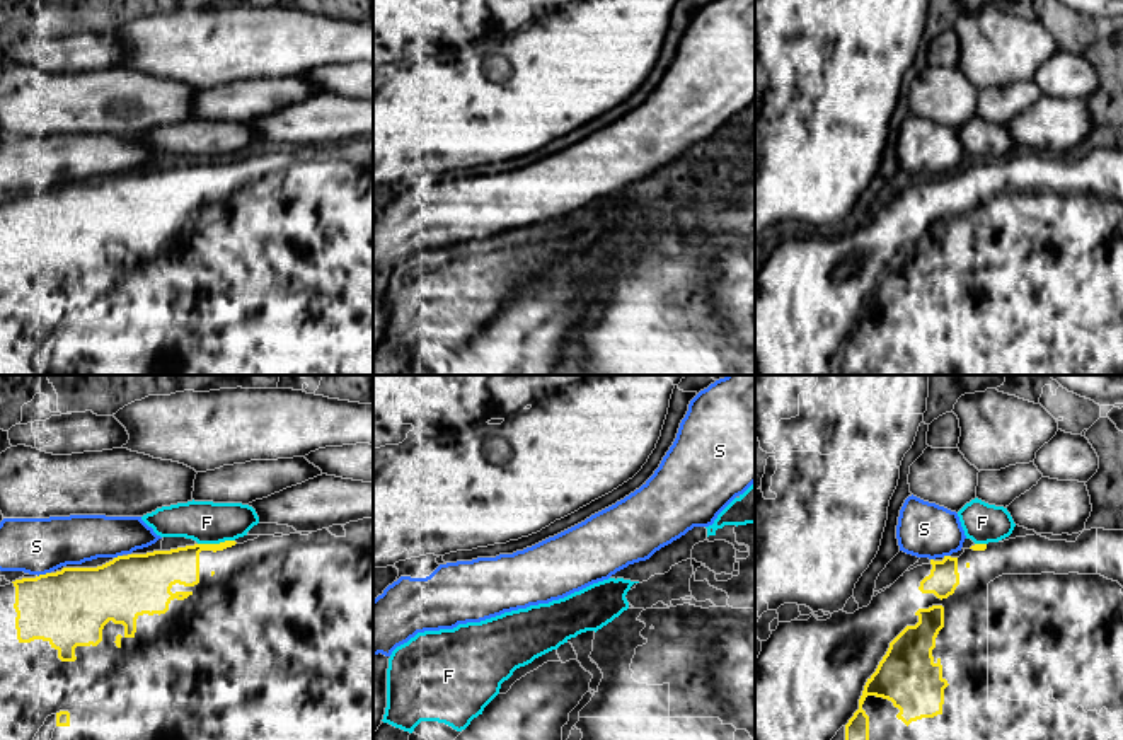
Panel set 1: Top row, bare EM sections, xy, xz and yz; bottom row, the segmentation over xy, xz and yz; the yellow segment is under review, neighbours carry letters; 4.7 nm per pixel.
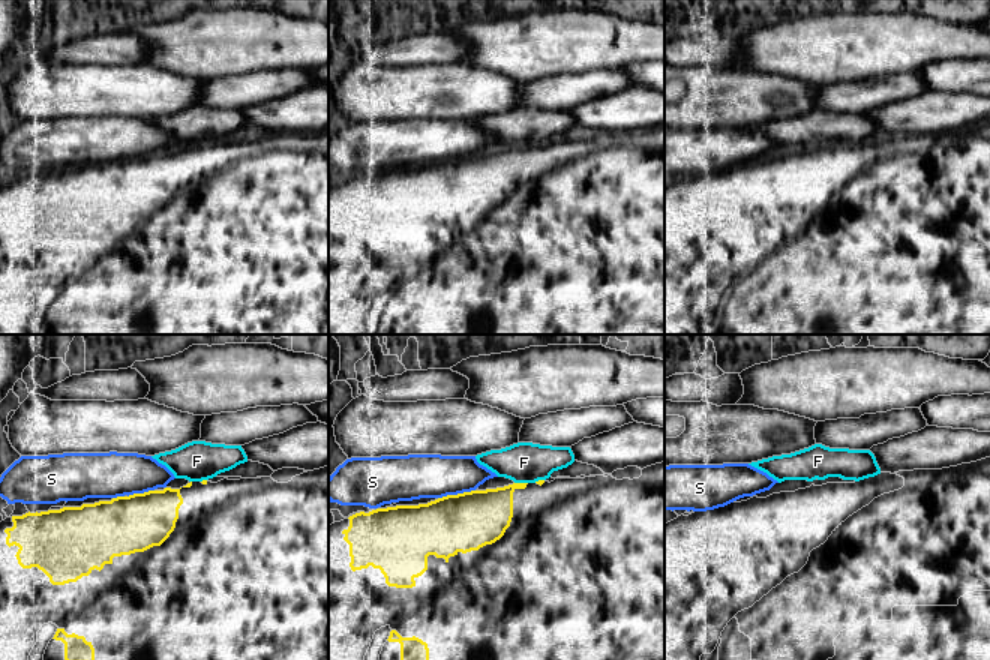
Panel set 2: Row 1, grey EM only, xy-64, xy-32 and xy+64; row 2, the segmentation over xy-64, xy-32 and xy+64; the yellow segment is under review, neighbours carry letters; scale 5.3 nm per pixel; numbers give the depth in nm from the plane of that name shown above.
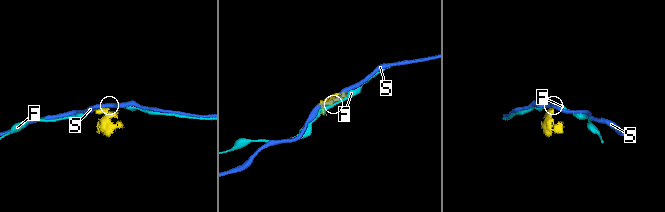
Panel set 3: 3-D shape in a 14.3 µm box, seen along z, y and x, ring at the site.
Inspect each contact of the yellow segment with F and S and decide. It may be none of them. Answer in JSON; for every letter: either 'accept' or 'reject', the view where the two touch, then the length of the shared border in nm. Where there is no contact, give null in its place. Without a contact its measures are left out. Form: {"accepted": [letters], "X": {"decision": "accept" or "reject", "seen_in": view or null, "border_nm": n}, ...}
{"accepted": [], "F": {"decision": "reject", "seen_in": "xy", "border_nm": 180}, "S": {"decision": "reject", "seen_in": "xy", "border_nm": 70}}

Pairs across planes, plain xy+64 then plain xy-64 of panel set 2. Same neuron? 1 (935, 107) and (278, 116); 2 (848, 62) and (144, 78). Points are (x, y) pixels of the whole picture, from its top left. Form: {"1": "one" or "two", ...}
{"1": "one", "2": "two"}

